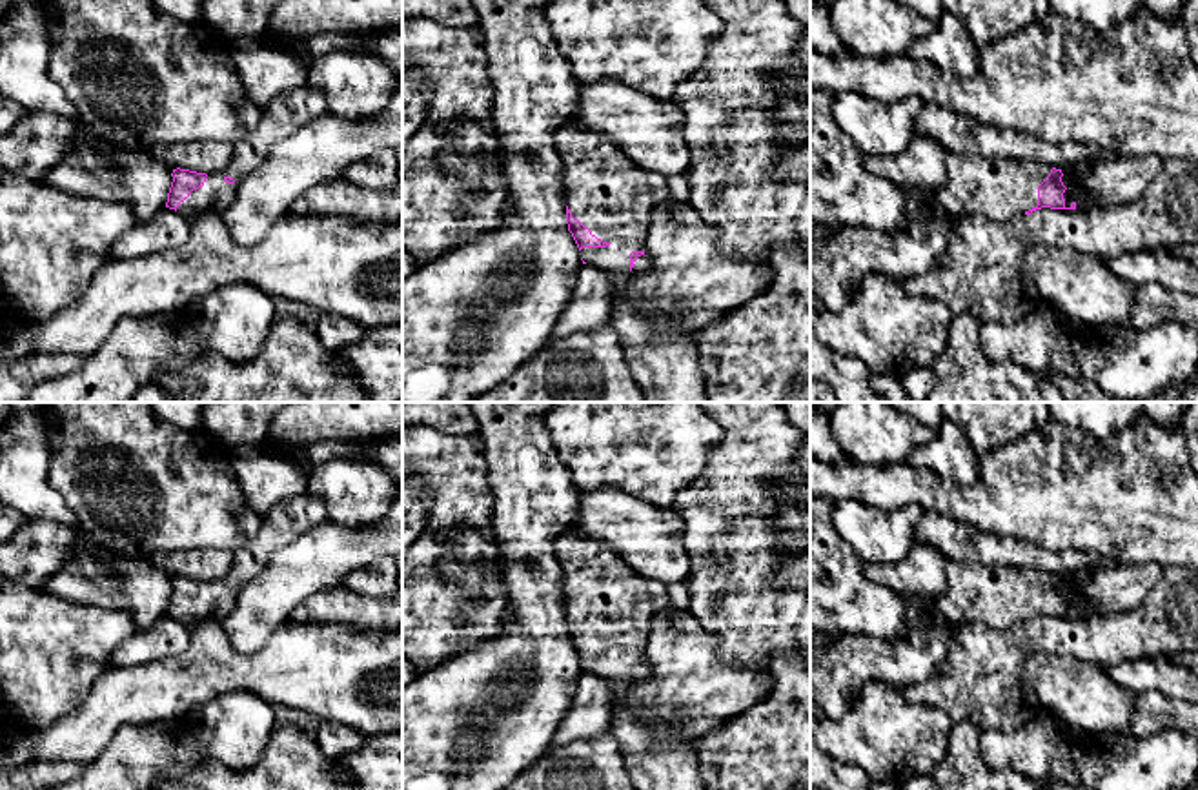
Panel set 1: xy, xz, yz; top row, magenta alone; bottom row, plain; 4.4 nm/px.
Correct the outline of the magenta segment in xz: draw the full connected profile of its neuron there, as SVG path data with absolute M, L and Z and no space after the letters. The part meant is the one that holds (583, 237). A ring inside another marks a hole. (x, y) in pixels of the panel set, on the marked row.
M577 124L555 131L566 224L583 264L645 271L643 240L652 211L670 198L666 177L635 166L604 135Z

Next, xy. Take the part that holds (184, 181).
M233 166L209 175L177 167L171 177L166 208L178 211L188 220L202 213L220 215L233 200L237 187Z

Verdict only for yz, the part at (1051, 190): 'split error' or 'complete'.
split error

